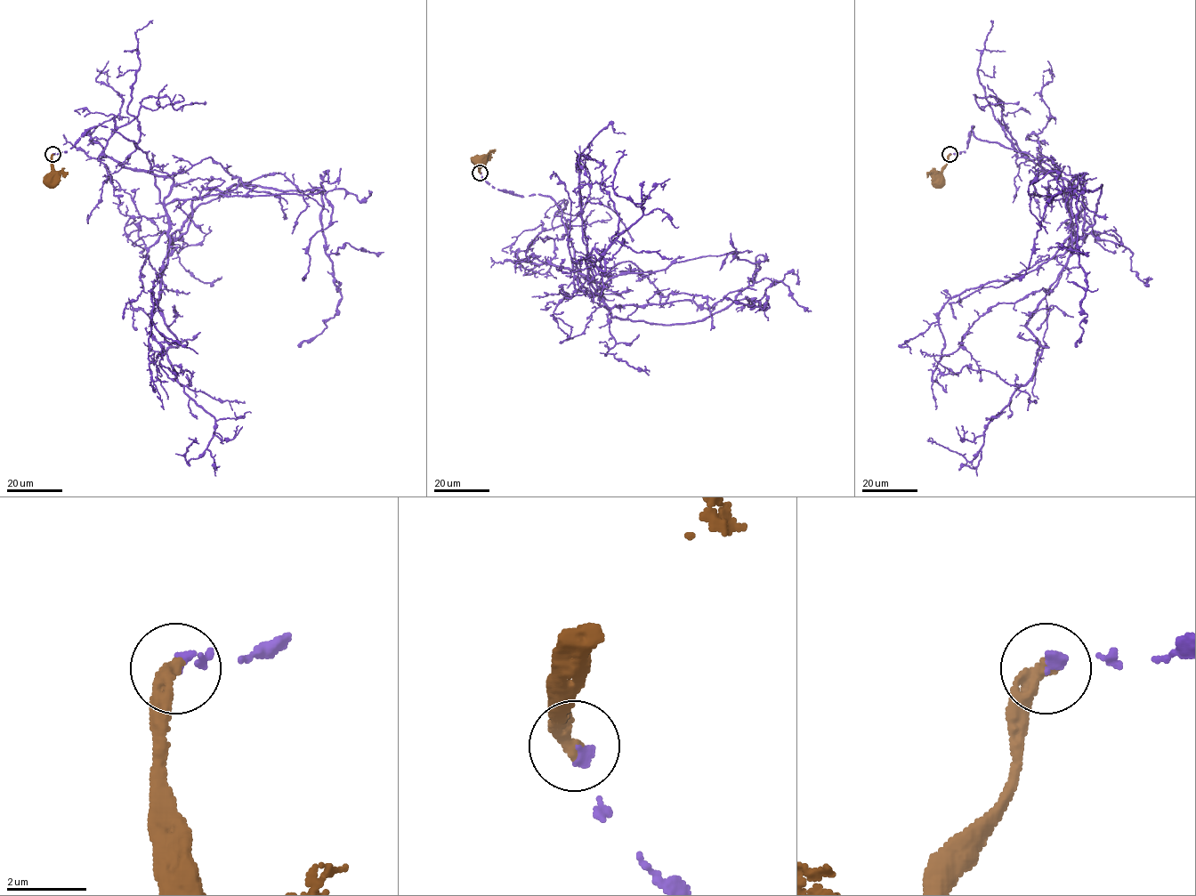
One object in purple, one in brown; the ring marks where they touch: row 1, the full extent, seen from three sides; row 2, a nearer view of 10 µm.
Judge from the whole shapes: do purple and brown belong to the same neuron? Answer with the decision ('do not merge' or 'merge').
merge

